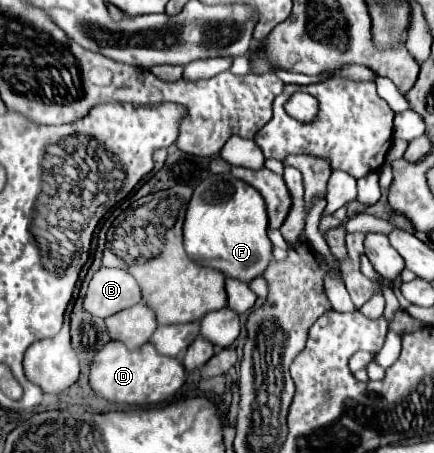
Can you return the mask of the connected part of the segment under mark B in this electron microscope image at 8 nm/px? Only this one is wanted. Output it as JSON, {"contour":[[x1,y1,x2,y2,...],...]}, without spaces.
{"contour":[[101,267,89,283,83,307,91,315,105,319,141,301,141,287,131,273,125,269]]}

